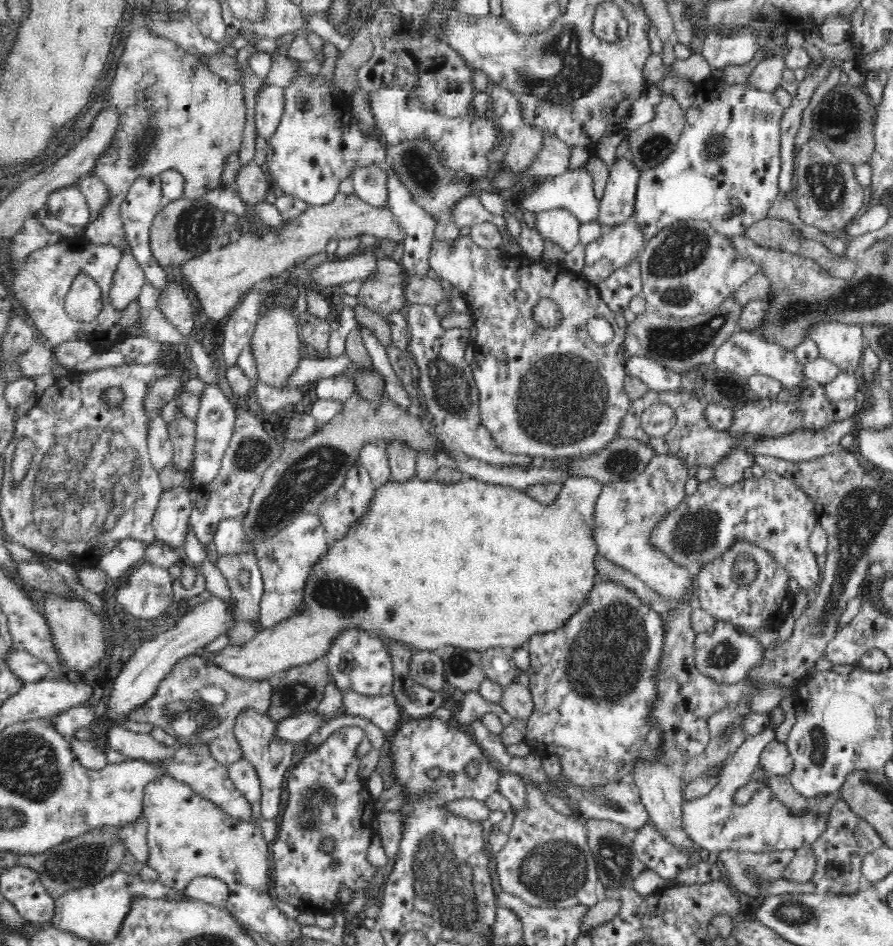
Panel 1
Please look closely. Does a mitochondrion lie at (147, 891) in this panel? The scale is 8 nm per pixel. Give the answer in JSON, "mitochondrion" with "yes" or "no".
{"mitochondrion":"no"}

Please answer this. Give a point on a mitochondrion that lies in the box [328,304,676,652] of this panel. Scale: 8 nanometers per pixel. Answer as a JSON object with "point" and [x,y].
{"point":[562,398]}

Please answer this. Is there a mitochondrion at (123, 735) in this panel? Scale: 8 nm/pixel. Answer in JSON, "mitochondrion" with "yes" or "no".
{"mitochondrion":"no"}

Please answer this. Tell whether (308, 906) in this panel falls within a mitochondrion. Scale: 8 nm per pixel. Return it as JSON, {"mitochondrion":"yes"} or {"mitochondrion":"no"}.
{"mitochondrion":"no"}

